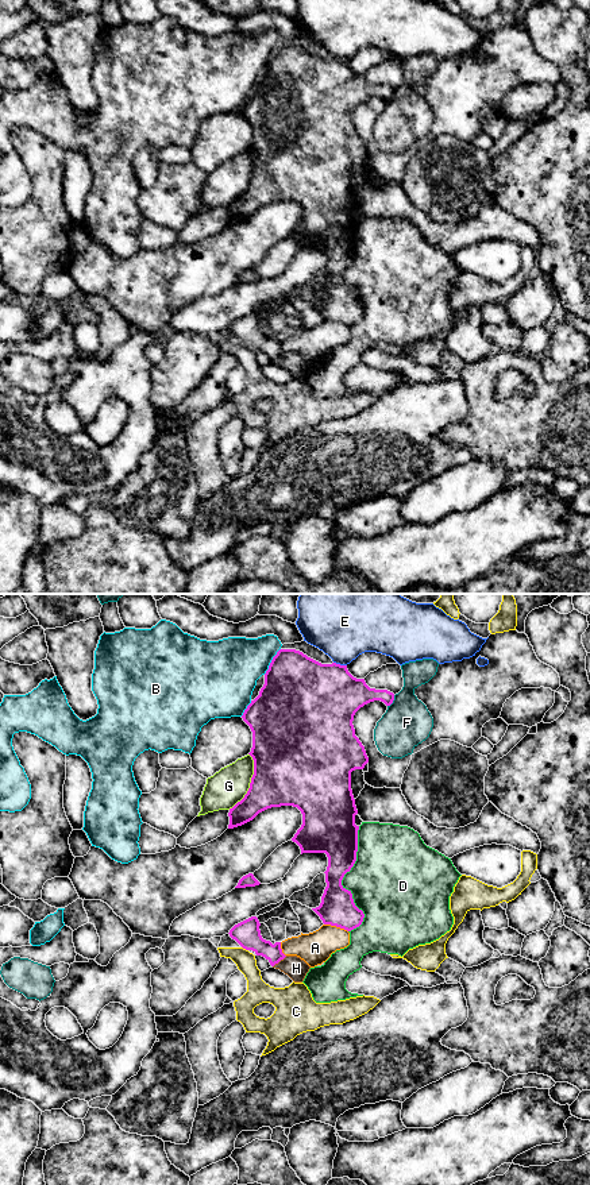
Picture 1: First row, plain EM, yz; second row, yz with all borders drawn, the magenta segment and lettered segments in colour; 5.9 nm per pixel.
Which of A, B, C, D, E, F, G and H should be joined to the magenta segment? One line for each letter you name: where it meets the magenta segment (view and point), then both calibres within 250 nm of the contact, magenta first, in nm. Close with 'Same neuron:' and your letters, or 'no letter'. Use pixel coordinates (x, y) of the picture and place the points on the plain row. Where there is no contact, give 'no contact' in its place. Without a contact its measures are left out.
Same neuron: no letter

